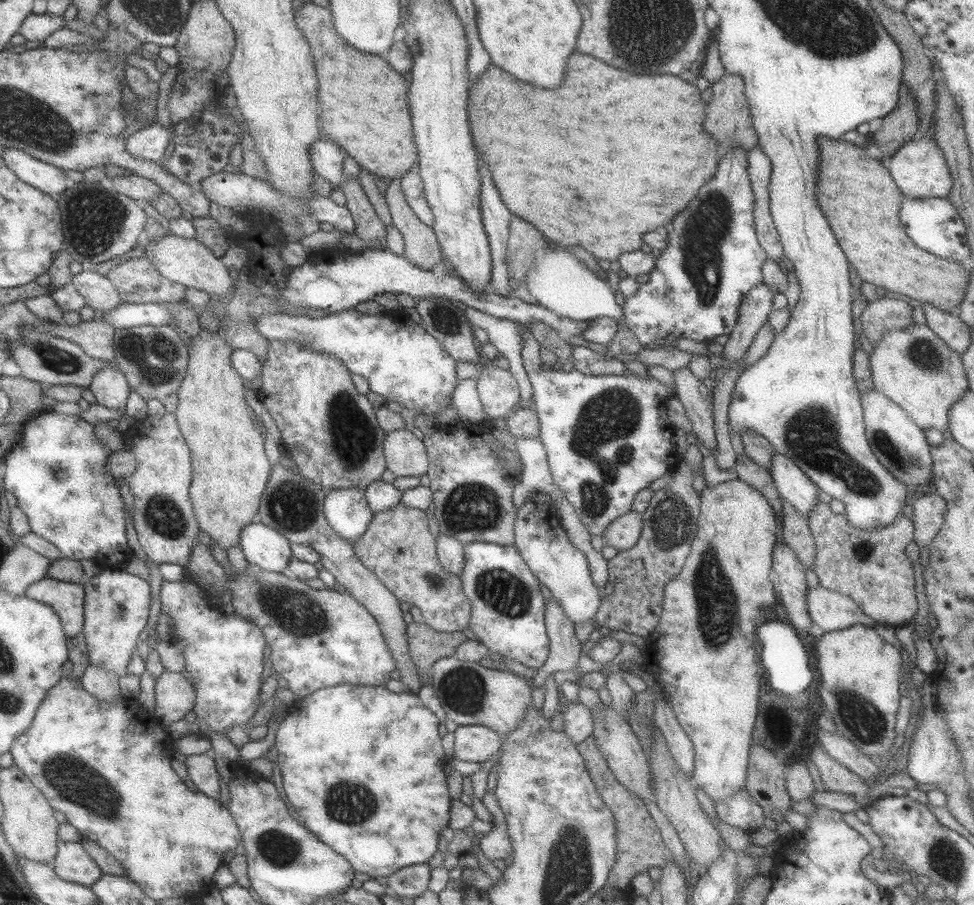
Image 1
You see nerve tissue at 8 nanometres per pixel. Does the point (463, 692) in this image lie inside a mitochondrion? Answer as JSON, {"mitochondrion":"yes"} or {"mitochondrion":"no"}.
{"mitochondrion":"yes"}

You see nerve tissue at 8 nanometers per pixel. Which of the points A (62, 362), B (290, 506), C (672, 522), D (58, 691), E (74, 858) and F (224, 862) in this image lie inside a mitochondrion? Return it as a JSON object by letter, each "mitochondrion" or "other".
{"A":"mitochondrion","B":"mitochondrion","C":"mitochondrion","D":"other","E":"other","F":"other"}

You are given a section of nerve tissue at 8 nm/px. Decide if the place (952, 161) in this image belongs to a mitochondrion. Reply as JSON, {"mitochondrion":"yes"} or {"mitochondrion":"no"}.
{"mitochondrion":"no"}

